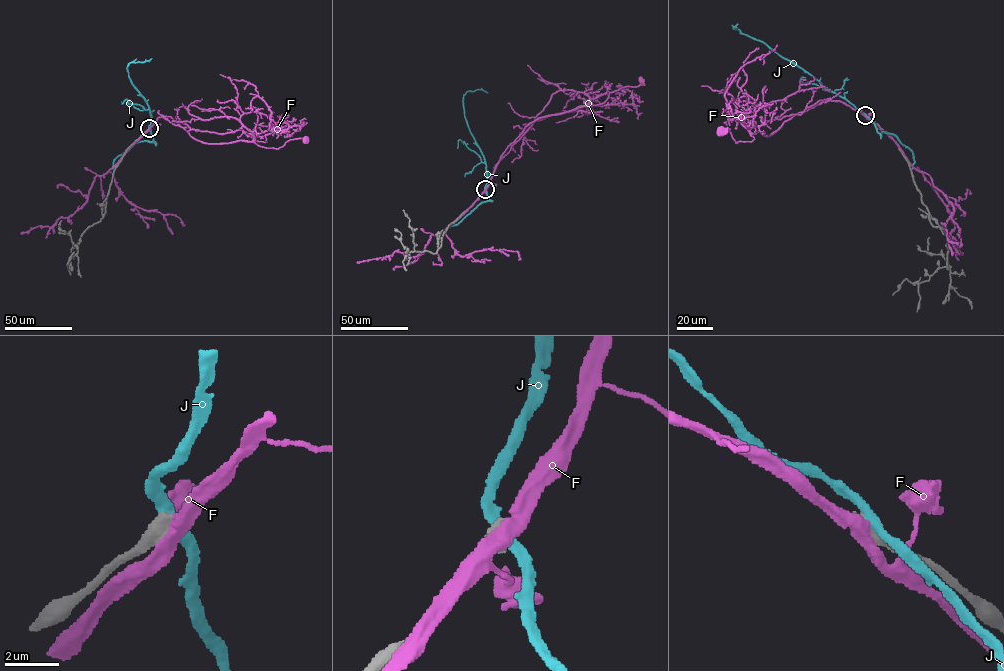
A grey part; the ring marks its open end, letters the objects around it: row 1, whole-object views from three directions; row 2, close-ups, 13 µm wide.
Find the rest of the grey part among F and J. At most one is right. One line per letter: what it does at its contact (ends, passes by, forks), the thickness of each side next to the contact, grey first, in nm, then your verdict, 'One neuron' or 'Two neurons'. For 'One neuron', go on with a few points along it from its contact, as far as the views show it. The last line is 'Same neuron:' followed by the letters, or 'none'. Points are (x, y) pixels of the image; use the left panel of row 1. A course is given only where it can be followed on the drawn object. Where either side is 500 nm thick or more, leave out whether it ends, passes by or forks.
F: Thickness 750 nm (grey) against 480 nm. Two neurons
J: Thickness 750 nm (grey) against 360 nm. Two neurons
Same neuron: none

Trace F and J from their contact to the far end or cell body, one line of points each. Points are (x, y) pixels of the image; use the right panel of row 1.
F: (866, 116), (827, 100), (795, 114), (769, 136), (751, 133), (752, 141), (736, 142), (729, 129), (722, 132)
J: (866, 116), (762, 42), (733, 28), (737, 24)

